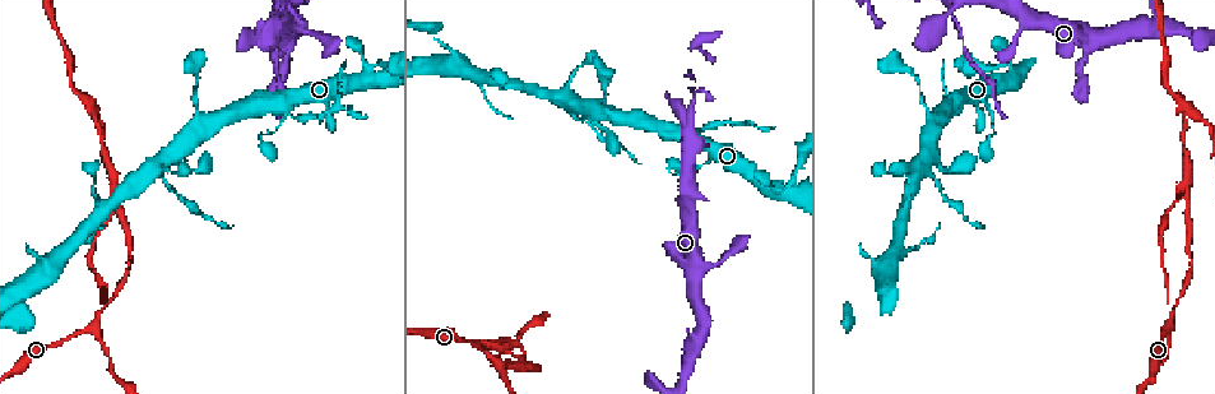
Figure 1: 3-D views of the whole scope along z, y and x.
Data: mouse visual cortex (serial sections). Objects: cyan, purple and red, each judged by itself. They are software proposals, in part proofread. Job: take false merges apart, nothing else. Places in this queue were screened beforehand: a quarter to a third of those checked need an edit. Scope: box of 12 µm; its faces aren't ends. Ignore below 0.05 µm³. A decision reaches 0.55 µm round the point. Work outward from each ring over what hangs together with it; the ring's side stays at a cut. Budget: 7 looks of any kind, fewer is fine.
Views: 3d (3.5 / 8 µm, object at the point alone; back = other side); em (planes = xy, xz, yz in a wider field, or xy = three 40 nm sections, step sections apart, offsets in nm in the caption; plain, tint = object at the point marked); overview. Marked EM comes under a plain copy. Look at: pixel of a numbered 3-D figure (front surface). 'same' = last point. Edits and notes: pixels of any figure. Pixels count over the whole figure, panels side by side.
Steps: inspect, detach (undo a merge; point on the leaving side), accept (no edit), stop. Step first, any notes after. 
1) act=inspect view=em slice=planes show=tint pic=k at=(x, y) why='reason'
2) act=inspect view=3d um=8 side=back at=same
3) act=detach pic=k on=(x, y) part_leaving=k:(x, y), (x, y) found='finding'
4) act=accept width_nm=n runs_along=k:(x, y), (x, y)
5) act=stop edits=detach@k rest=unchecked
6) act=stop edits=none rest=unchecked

act=inspect view=3d um=3.5 pic=1 at=(280, 15) why='two arms in line, one across'

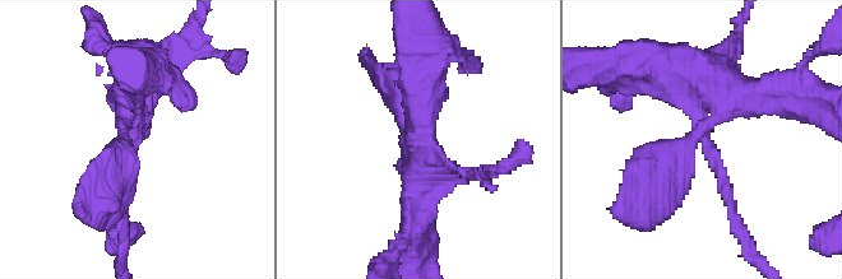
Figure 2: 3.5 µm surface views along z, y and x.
act=inspect view=em slice=xy step=2 show=tint pic=2 at=(122, 137) arms=3 arm_widths_nm=150,400,500 why='shape alone is not enough'

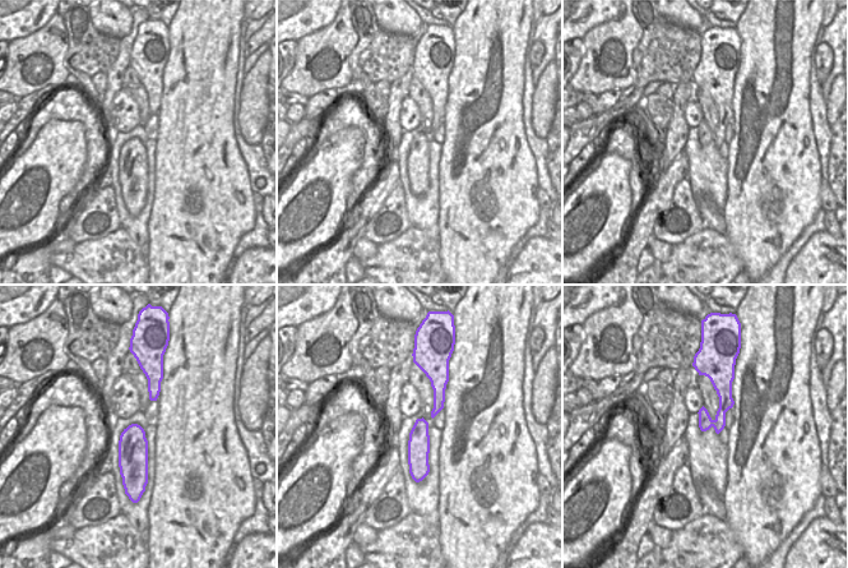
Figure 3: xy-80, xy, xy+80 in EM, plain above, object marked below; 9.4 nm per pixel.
act=detach pic=2 on=(723, 178) part_leaving=2:(703, 138), (722, 172), (748, 251) found='two cells meet here'

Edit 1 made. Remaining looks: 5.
act=inspect view=overview why='redraw'

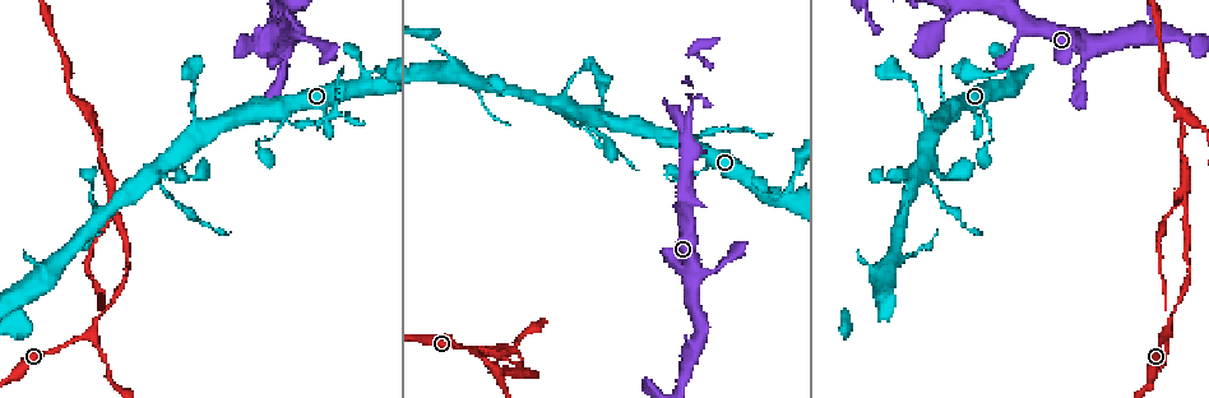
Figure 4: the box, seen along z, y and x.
act=inspect view=3d um=8 side=back pic=4 at=(281, 108) why='a narrow waist'

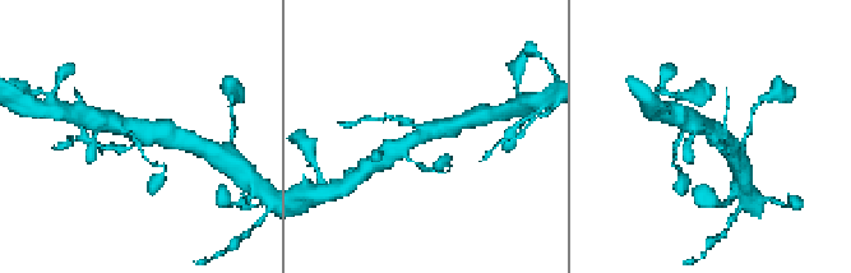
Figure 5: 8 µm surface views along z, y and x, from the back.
act=inspect view=em slice=planes show=tint pic=5 at=(140, 132) arms=3 arm_widths_nm=150,500,500

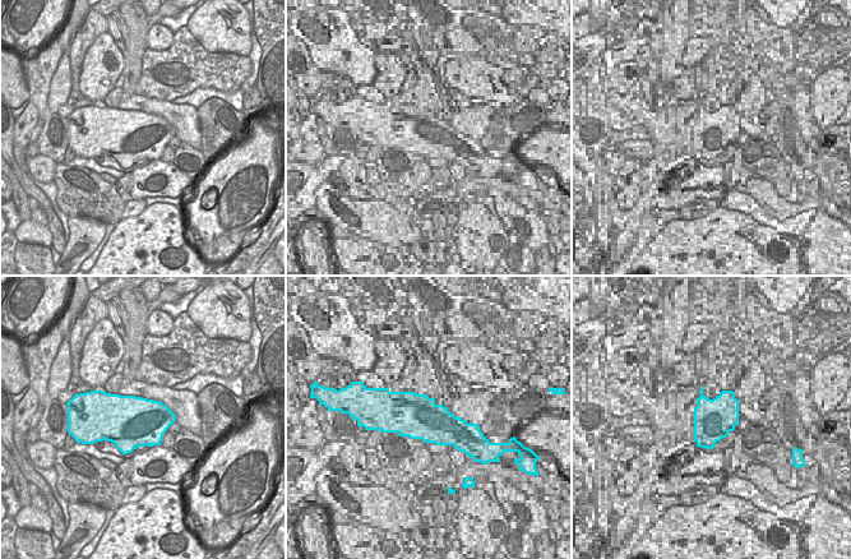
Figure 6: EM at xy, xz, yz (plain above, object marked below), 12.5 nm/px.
act=detach pic=5 on=(399, 118) part_leaving=5:(417, 126), (399, 119), (370, 119) found='two cells meet here'

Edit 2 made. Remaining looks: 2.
act=stop edits=detach@2,detach@5 rest=unchecked

